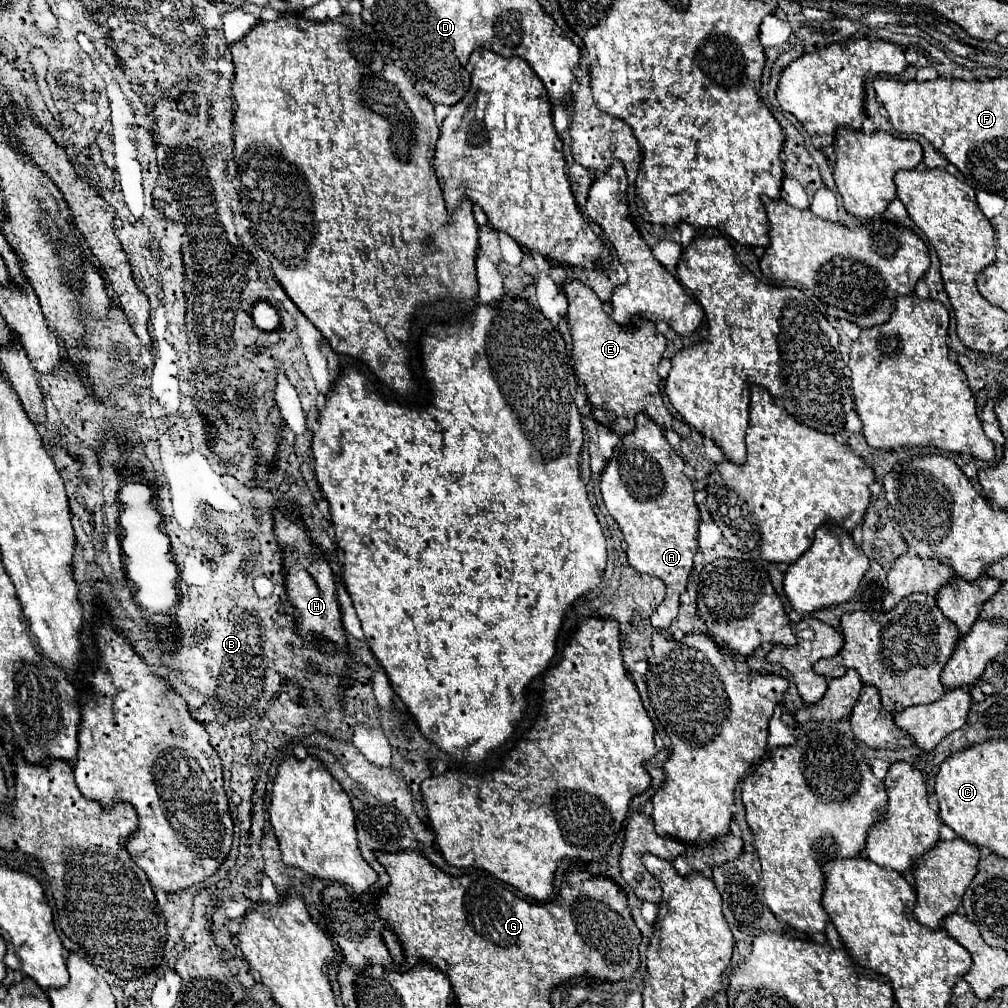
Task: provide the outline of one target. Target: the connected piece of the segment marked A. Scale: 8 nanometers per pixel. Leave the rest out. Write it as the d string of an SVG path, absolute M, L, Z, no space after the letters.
M641 412L635 416L635 430L621 436L621 442L613 448L613 456L601 472L599 488L627 542L629 564L639 572L661 578L667 586L665 600L651 614L651 624L665 630L677 618L679 596L685 592L697 552L699 510L693 500L693 482L685 476L685 462L669 446L661 428Z

